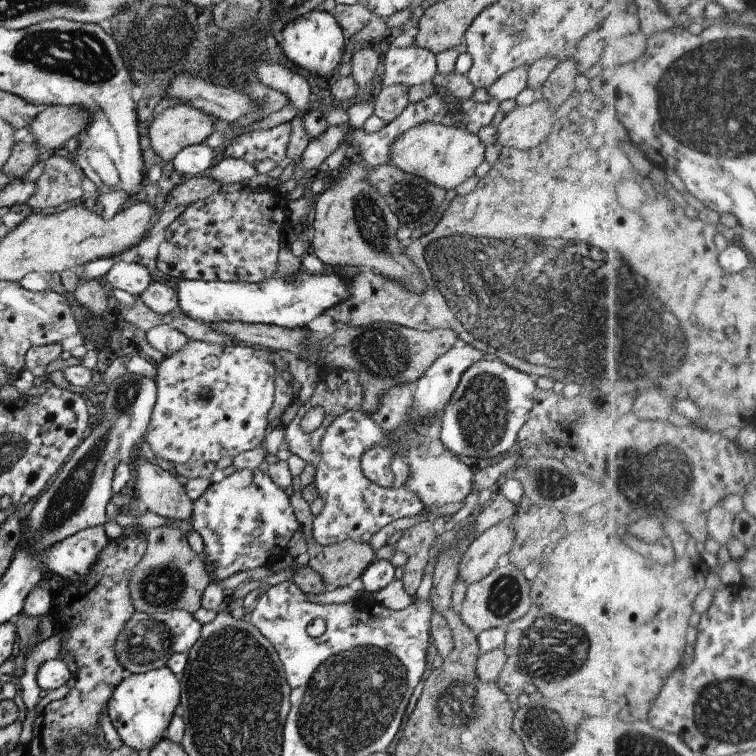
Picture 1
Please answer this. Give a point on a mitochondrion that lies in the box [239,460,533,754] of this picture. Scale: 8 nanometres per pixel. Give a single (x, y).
(458, 706)

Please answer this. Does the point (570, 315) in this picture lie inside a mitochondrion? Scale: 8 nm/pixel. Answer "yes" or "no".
yes

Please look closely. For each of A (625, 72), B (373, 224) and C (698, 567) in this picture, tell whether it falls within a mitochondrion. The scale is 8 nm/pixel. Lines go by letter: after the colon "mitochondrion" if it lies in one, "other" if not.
A: other
B: mitochondrion
C: other

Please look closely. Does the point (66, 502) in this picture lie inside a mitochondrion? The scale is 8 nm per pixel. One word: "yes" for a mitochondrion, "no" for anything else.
yes

